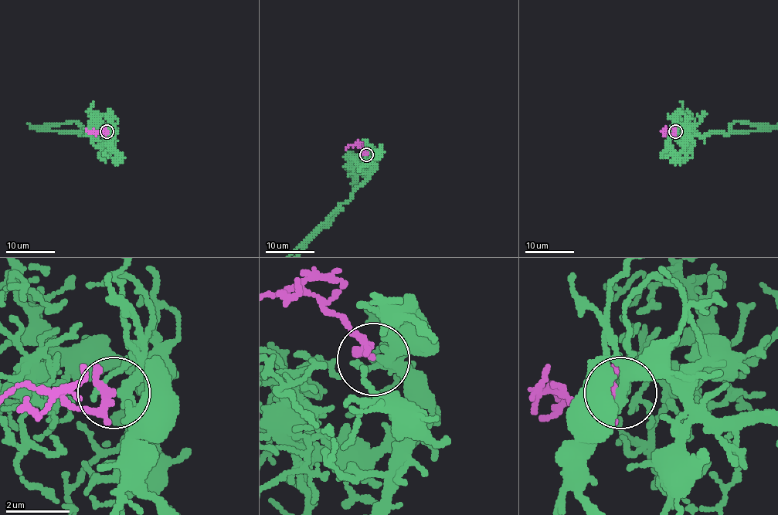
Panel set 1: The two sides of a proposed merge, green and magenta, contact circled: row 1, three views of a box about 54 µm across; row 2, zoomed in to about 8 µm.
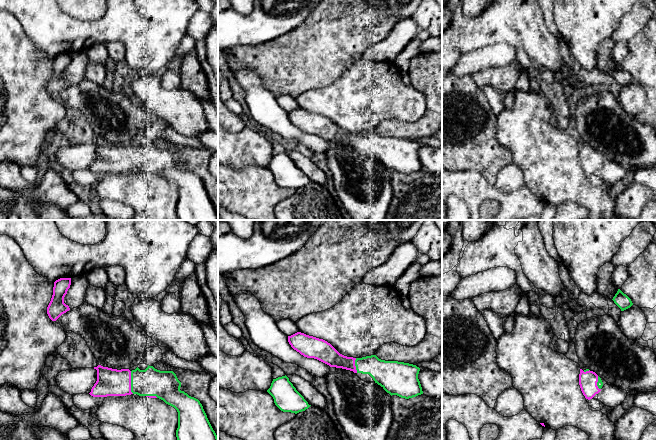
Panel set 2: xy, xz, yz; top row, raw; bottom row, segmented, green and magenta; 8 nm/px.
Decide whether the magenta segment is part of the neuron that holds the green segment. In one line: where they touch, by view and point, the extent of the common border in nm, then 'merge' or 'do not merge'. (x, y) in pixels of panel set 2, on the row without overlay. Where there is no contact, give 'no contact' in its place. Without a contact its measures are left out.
contact xy (131, 158); length 190 nm; merge

